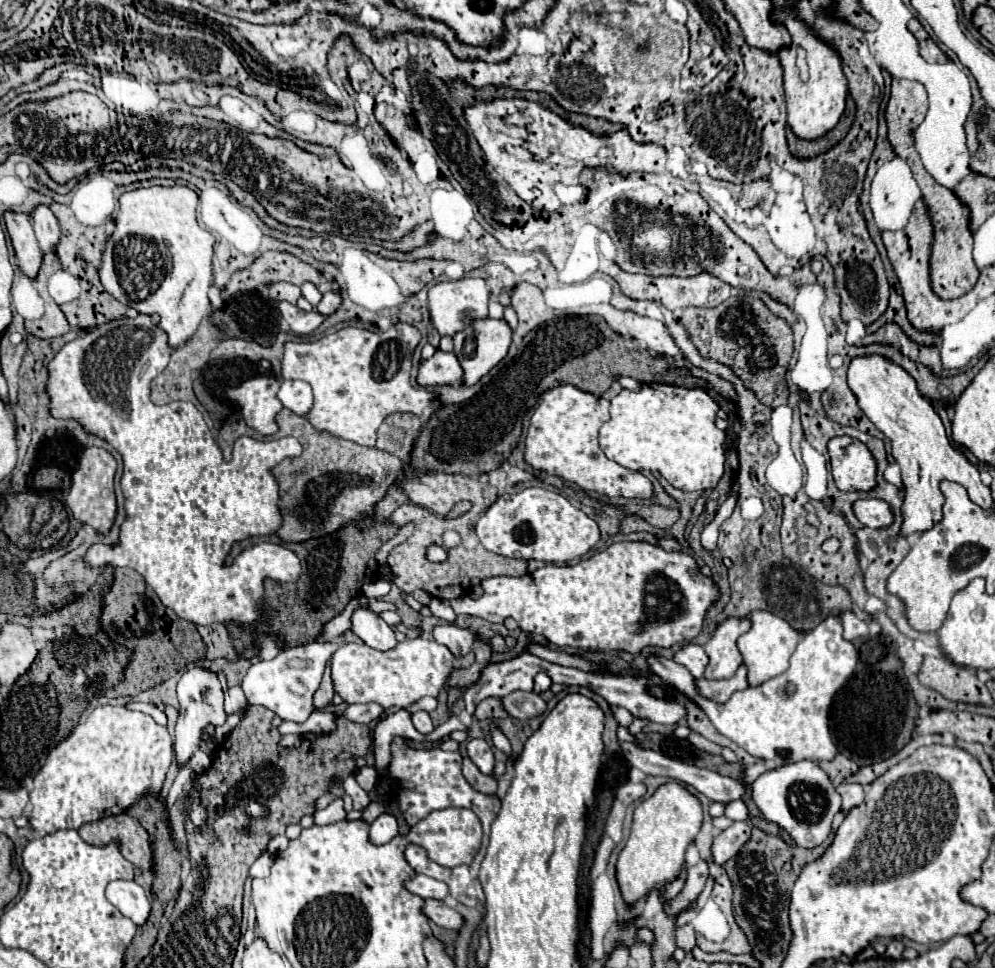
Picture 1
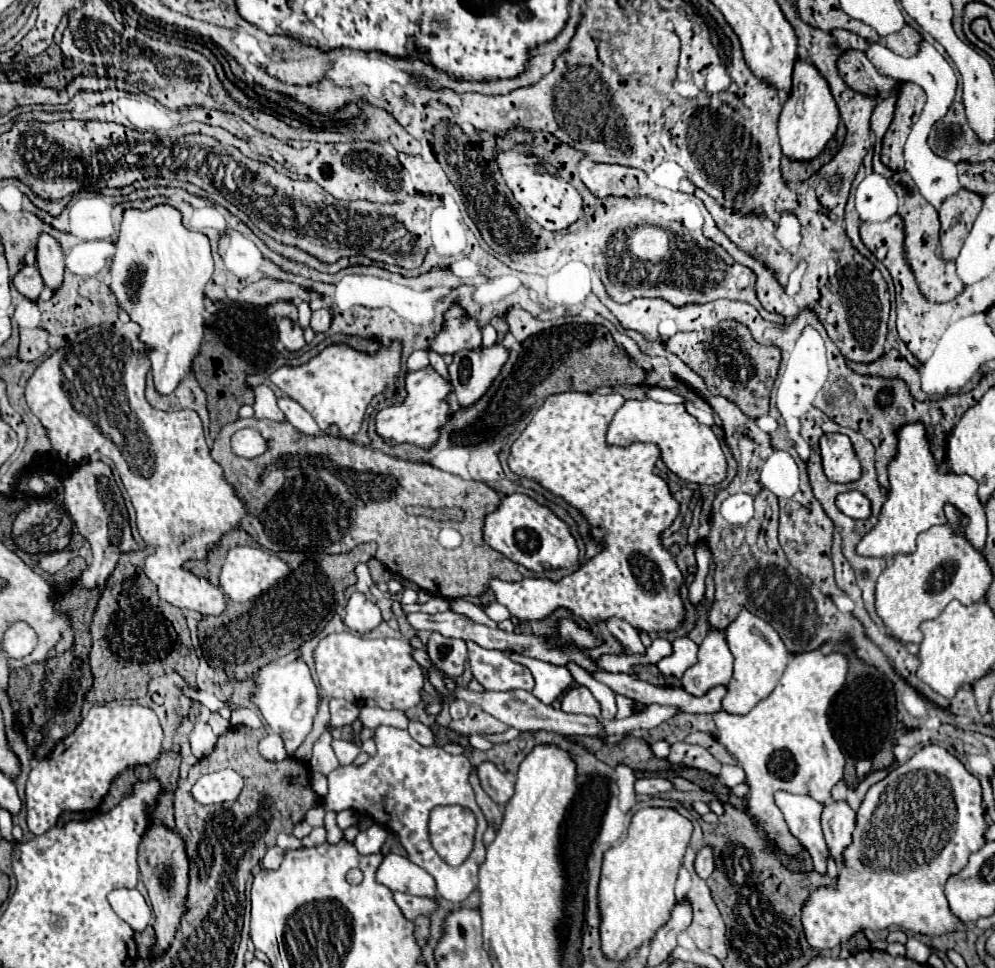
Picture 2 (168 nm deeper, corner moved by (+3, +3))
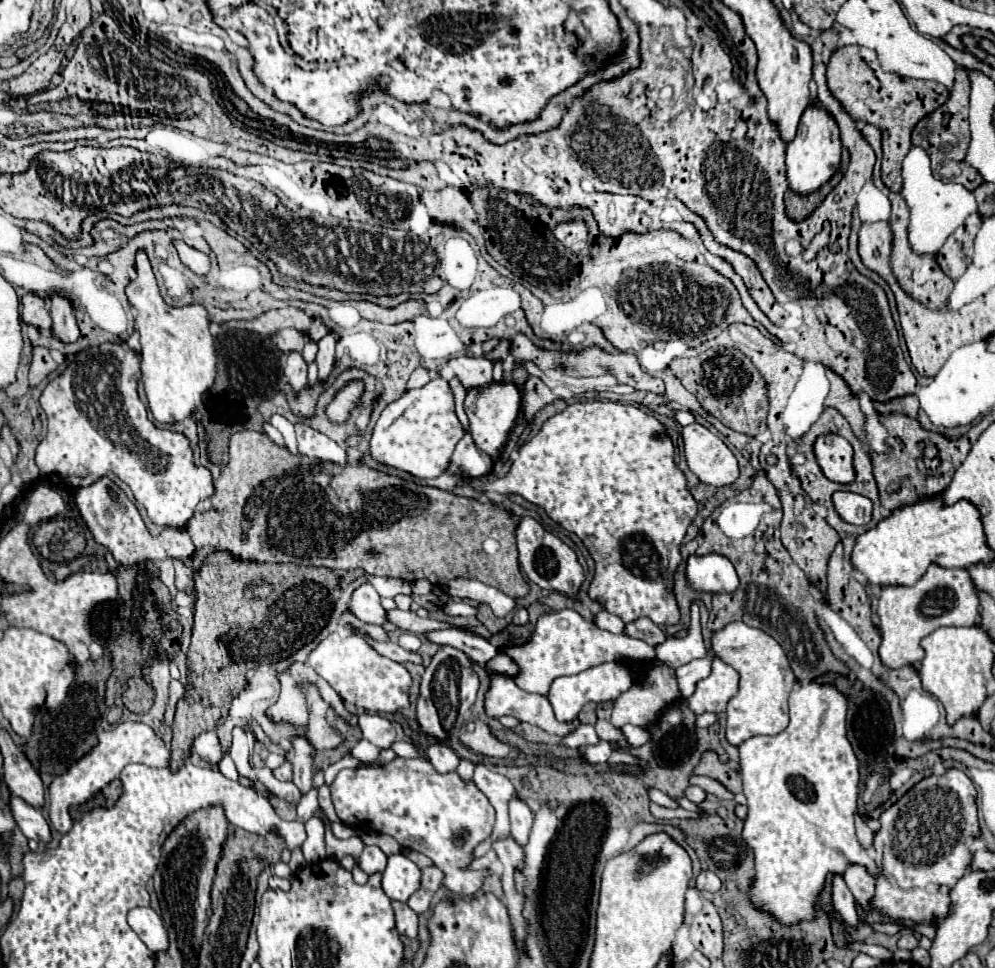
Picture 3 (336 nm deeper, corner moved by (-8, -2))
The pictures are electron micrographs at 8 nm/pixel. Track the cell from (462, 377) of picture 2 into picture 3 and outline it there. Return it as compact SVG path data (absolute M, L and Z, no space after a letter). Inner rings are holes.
M492 382L488 388L468 390L464 410L470 418L470 432L472 432L474 444L480 450L480 454L484 454L488 458L498 458L506 440L508 440L508 434L514 428L518 414L520 414L520 392L518 392L518 388L510 382L504 382L504 384Z

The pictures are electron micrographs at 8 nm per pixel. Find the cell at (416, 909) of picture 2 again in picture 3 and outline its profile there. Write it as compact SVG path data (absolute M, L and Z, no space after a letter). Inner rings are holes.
M392 902L392 910L394 910L394 920L396 920L396 930L402 936L408 938L416 938L418 934L418 916L412 908L408 908L408 904L402 902Z

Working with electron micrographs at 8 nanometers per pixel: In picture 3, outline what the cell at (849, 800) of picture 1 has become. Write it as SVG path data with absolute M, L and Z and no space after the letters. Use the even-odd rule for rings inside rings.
M854 864L850 866L846 872L844 872L844 882L848 884L850 892L854 894L856 902L866 910L870 912L872 906L870 906L870 900L874 898L874 886L876 886L876 880L866 872L866 868Z

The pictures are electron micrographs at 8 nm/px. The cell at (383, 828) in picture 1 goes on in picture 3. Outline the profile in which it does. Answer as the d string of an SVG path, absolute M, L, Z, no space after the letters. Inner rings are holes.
M366 846L364 852L358 856L358 866L370 876L376 872L384 872L386 868L386 854L376 846Z

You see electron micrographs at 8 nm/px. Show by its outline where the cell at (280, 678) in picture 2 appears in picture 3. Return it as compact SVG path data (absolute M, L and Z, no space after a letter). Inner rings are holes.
M294 738L292 752L288 754L294 766L294 784L298 786L300 794L306 794L312 788L312 760L314 750L306 738Z

